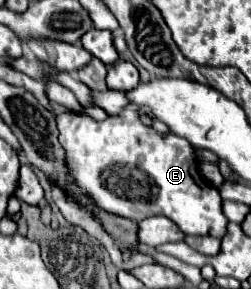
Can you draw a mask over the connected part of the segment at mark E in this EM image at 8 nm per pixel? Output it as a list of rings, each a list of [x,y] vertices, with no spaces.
[[[129,105],[125,113],[107,117],[105,121],[65,111],[57,115],[57,129],[71,179],[103,211],[133,221],[163,215],[175,221],[187,235],[211,235],[219,239],[225,235],[229,221],[223,215],[221,195],[199,177],[193,147],[183,137],[159,135],[145,129],[137,121],[137,105]]]

